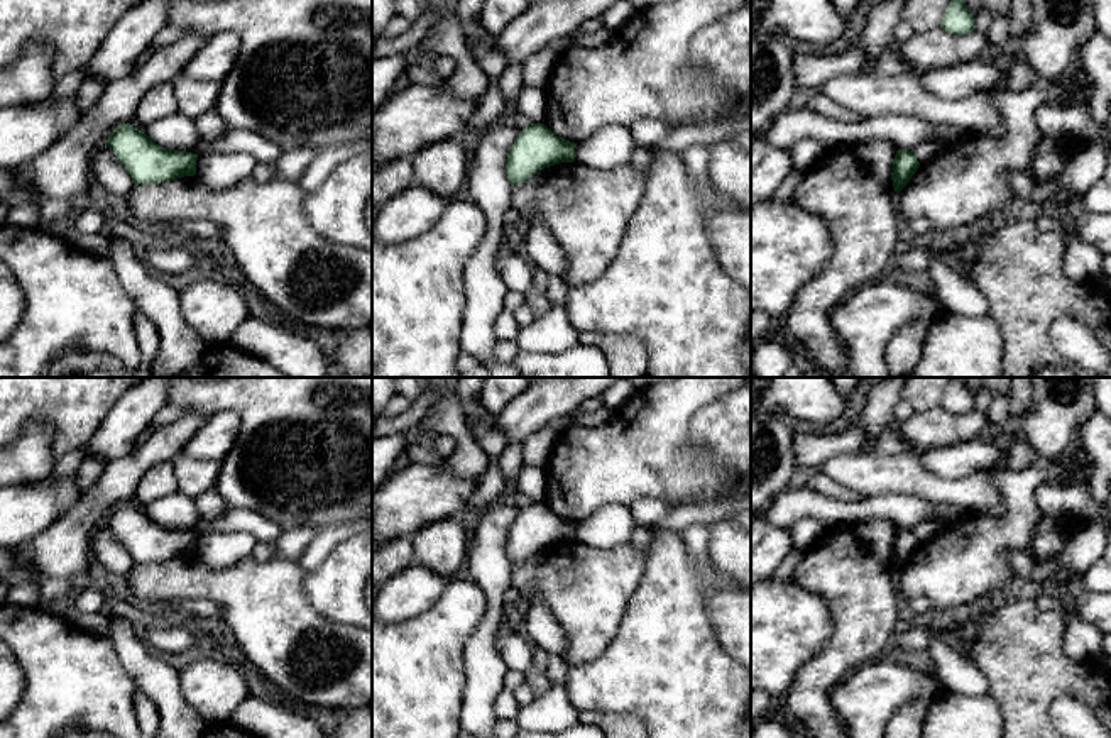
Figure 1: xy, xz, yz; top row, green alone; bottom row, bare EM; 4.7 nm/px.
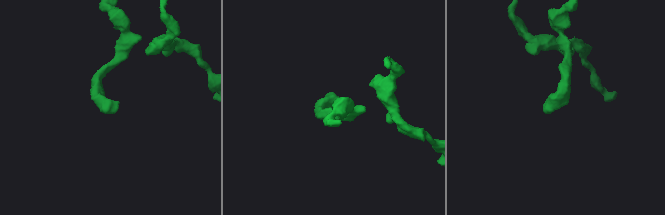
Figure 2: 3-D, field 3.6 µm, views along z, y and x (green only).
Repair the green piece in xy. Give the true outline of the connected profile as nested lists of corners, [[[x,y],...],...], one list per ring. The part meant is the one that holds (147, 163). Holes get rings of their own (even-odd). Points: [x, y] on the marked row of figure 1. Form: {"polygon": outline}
{"polygon": [[[130,124],[117,127],[105,146],[135,184],[159,184],[196,174],[198,154],[164,149]]]}

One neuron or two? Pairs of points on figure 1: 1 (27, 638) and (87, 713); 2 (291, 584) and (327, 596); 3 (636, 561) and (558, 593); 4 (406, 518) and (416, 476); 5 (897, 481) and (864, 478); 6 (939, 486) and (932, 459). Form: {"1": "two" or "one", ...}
{"1": "one", "2": "two", "3": "one", "4": "one", "5": "one", "6": "two"}

